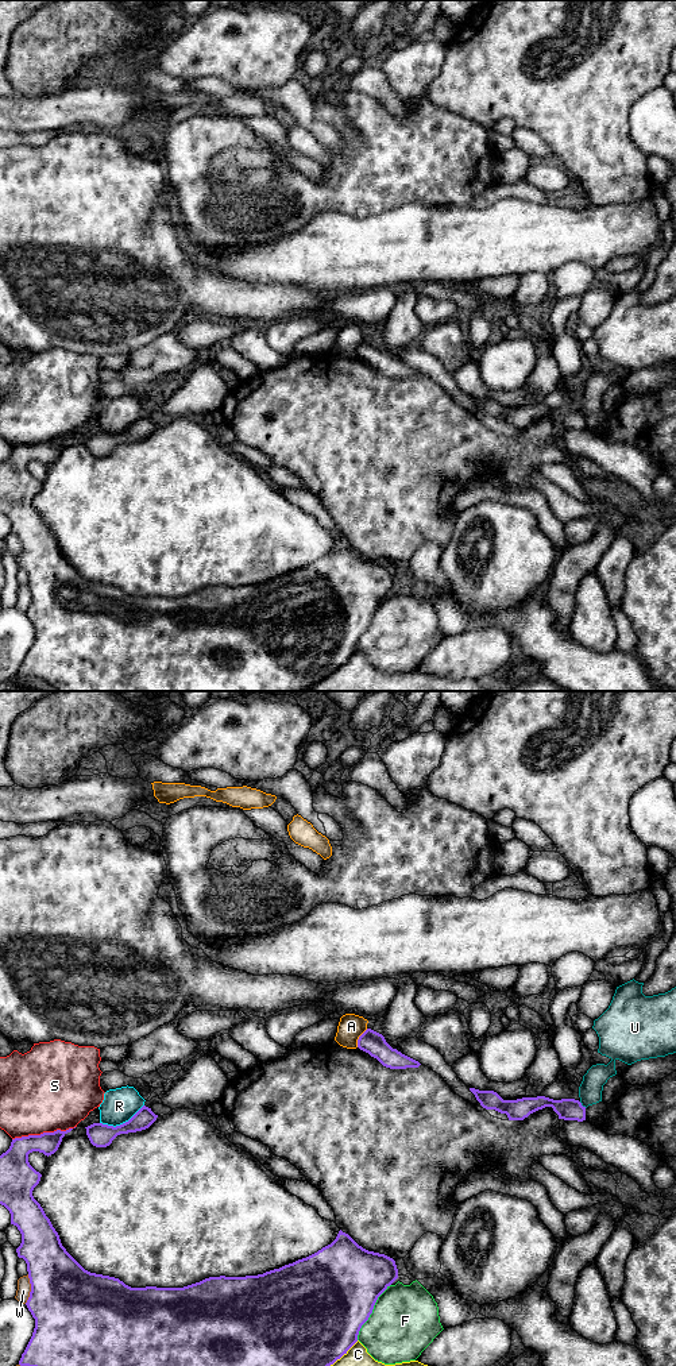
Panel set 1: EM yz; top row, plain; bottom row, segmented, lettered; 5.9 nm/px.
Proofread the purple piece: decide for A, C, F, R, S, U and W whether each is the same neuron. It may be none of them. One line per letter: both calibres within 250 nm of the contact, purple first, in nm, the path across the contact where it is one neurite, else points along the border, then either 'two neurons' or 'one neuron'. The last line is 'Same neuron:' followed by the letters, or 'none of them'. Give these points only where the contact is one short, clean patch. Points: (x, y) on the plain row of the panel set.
A: calibres 140 and 150 nm; border yz (367, 338), (359, 346), (356, 355); two neurons
C: calibres 500 and 340 nm; two neurons
F: calibres 500 and 400 nm; two neurons
R: calibres 140 and 200 nm; two neurons
S: calibres 170 and 500 nm; two neurons
U: calibres 130 and 140 nm; border yz (579, 411), (586, 416); two neurons
W: calibres 460 and 80 nm; two neurons
Same neuron: none of them

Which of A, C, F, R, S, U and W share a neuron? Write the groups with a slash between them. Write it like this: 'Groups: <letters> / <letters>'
Groups: A / C / F / R / S / U / W

